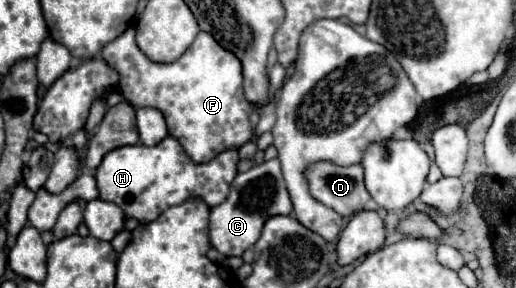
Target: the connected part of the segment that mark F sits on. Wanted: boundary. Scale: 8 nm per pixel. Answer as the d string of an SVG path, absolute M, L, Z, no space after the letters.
M128 27L116 41L108 43L102 49L102 57L108 61L110 67L114 67L120 73L120 93L126 97L126 101L134 109L154 107L162 111L168 125L168 133L180 141L180 145L194 163L206 163L218 153L230 147L238 149L240 145L252 139L252 129L248 121L252 107L244 99L242 91L242 65L230 51L222 49L210 33L200 31L194 43L186 49L186 53L180 59L172 63L154 63L138 49L134 41L134 27Z

